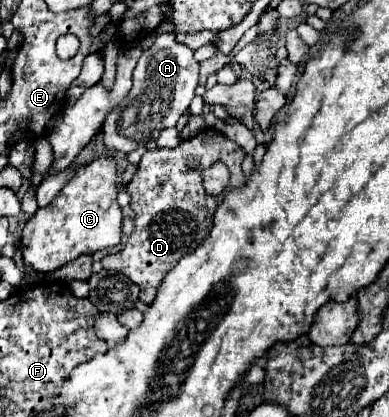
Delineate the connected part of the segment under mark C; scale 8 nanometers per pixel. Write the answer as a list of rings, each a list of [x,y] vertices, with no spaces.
[[[98,157],[82,165],[62,191],[46,205],[38,209],[34,217],[24,225],[20,251],[26,265],[36,271],[54,271],[76,257],[96,253],[104,247],[114,247],[122,241],[124,215],[116,201],[118,195],[118,165],[114,157]]]

